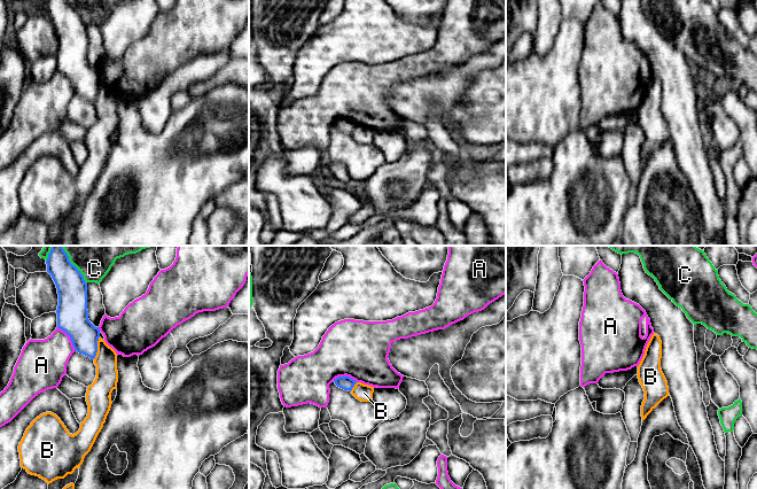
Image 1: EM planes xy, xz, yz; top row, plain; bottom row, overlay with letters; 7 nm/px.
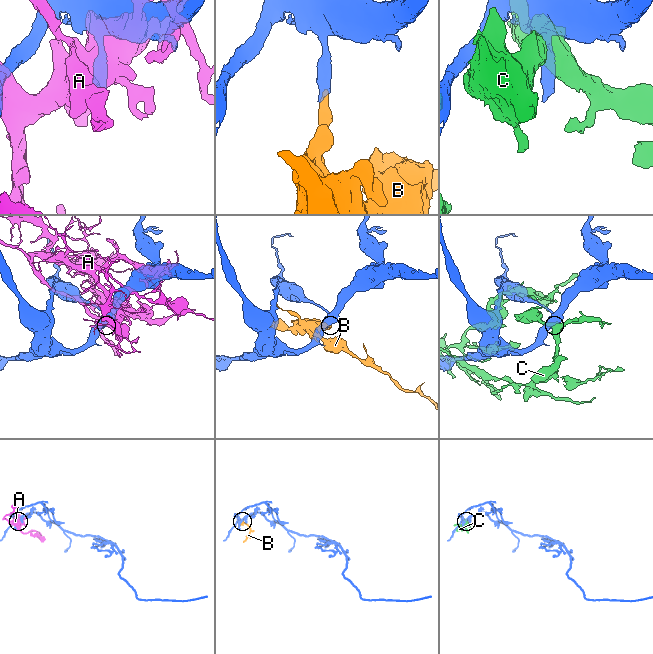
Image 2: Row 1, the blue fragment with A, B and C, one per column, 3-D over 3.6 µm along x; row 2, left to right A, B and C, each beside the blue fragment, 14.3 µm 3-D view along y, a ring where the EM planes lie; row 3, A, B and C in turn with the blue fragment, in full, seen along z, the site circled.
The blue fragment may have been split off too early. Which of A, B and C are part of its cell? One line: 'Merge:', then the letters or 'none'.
Merge: none

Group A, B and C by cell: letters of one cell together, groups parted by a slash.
A / B / C

